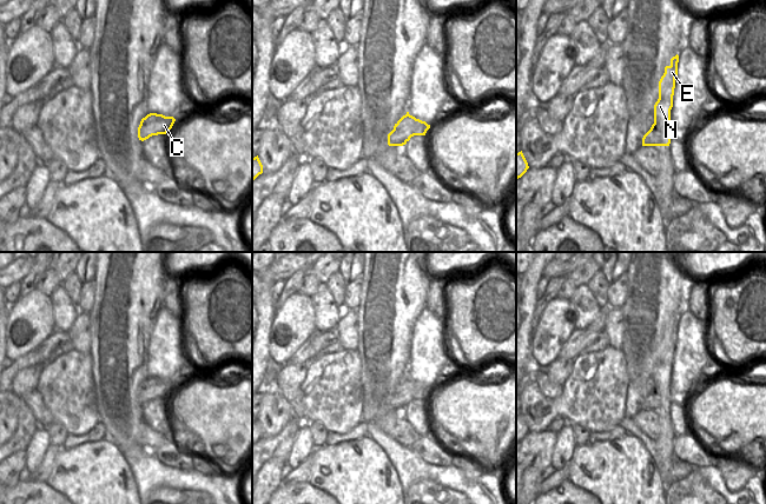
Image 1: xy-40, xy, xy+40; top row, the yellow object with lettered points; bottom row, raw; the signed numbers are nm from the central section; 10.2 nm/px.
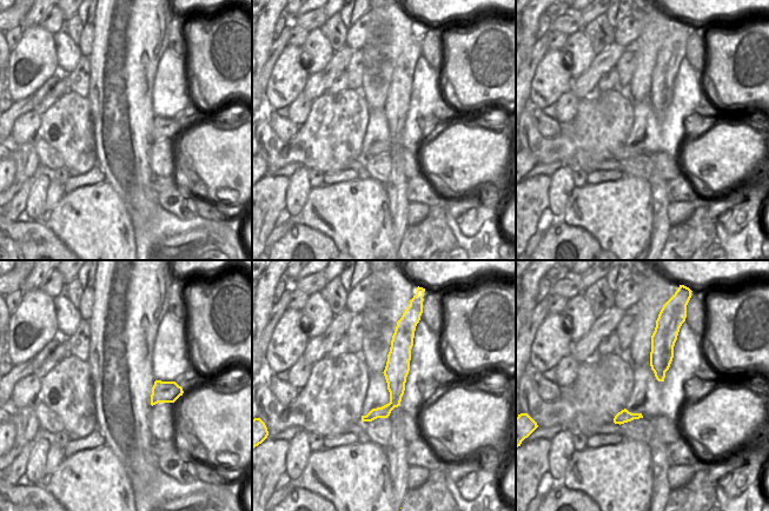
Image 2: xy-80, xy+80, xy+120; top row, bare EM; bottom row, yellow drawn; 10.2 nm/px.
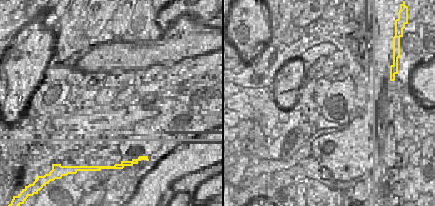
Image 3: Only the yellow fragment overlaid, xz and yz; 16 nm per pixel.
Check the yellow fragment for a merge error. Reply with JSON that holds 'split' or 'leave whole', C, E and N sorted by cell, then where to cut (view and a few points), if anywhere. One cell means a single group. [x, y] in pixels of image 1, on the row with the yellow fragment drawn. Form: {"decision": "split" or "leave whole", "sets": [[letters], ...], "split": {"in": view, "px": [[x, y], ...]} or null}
{"decision": "split", "sets": [["C"], ["E", "N"]], "split": {"in": "xy+40", "px": [[654, 118], [654, 125], [662, 134], [662, 145]]}}

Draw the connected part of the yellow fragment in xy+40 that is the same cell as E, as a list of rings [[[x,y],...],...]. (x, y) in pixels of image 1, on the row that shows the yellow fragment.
[[[676,54],[671,59],[671,65],[665,67],[665,73],[659,81],[659,99],[654,105],[654,119],[656,130],[663,134],[665,144],[658,146],[669,146],[673,138],[671,110],[673,107],[678,62],[679,55]]]

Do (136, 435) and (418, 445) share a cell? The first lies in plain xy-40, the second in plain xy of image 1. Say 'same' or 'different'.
different

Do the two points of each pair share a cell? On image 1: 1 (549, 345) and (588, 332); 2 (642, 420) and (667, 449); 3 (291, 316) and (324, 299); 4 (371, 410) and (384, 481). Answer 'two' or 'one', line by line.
1: two
2: one
3: two
4: two

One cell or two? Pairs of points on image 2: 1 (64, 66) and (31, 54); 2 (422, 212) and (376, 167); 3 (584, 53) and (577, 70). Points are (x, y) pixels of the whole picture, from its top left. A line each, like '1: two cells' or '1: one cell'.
1: two cells
2: two cells
3: one cell

